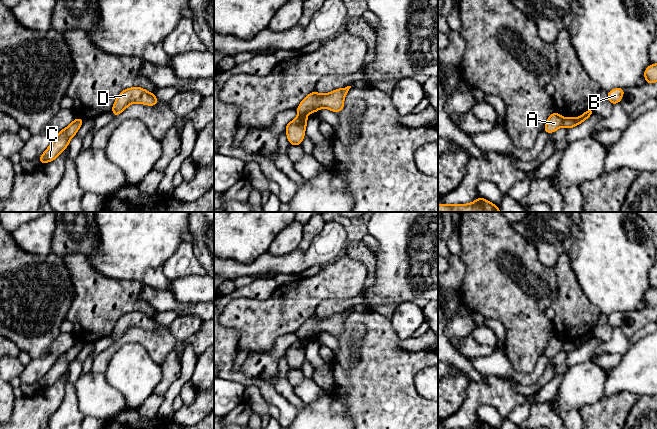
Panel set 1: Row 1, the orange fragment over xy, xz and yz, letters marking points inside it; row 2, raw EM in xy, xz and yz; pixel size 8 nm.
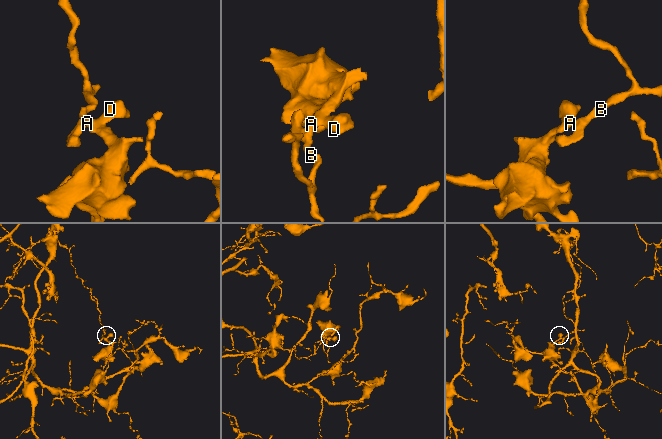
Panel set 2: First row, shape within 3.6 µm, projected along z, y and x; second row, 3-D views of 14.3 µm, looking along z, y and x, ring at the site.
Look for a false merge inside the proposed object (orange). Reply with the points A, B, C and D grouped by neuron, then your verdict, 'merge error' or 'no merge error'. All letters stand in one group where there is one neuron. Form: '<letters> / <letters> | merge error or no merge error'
A D / B C | merge error

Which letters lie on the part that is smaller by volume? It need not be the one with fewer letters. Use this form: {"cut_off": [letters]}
{"cut_off": ["A", "D"]}

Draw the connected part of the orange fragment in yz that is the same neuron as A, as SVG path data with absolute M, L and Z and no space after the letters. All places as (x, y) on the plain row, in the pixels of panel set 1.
M554 336L552 337L548 343L547 343L547 347L543 353L544 356L547 357L553 357L556 354L558 354L560 351L563 350L564 348L564 341L561 340L560 338Z

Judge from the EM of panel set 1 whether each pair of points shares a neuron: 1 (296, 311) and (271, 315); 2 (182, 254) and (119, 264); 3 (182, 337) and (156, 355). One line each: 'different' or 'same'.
1: same
2: different
3: different

